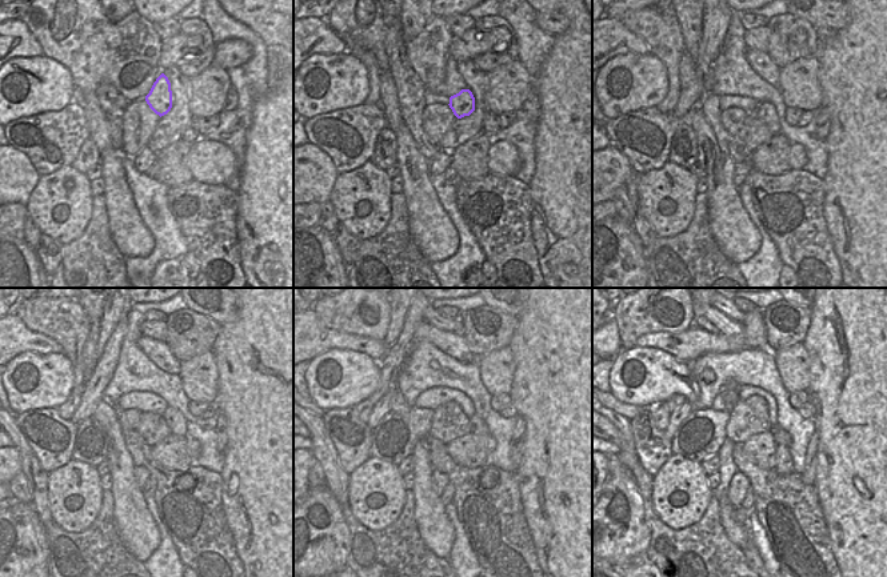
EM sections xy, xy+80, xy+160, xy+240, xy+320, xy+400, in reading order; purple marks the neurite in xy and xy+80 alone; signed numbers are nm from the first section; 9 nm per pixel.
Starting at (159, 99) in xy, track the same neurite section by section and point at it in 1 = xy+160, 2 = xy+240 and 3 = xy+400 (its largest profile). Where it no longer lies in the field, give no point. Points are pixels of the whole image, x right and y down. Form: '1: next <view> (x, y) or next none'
1: next xy+160 (766, 111)
2: next xy+240 (174, 417)
3: next xy+400 (783, 463)

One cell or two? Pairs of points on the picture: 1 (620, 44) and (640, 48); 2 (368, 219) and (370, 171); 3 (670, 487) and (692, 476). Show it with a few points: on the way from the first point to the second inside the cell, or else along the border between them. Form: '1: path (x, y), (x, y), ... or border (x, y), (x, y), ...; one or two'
1: path (626, 44), (635, 44); one
2: path (375, 207), (378, 204), (372, 199), (370, 183); one
3: path (675, 487), (687, 480); one

